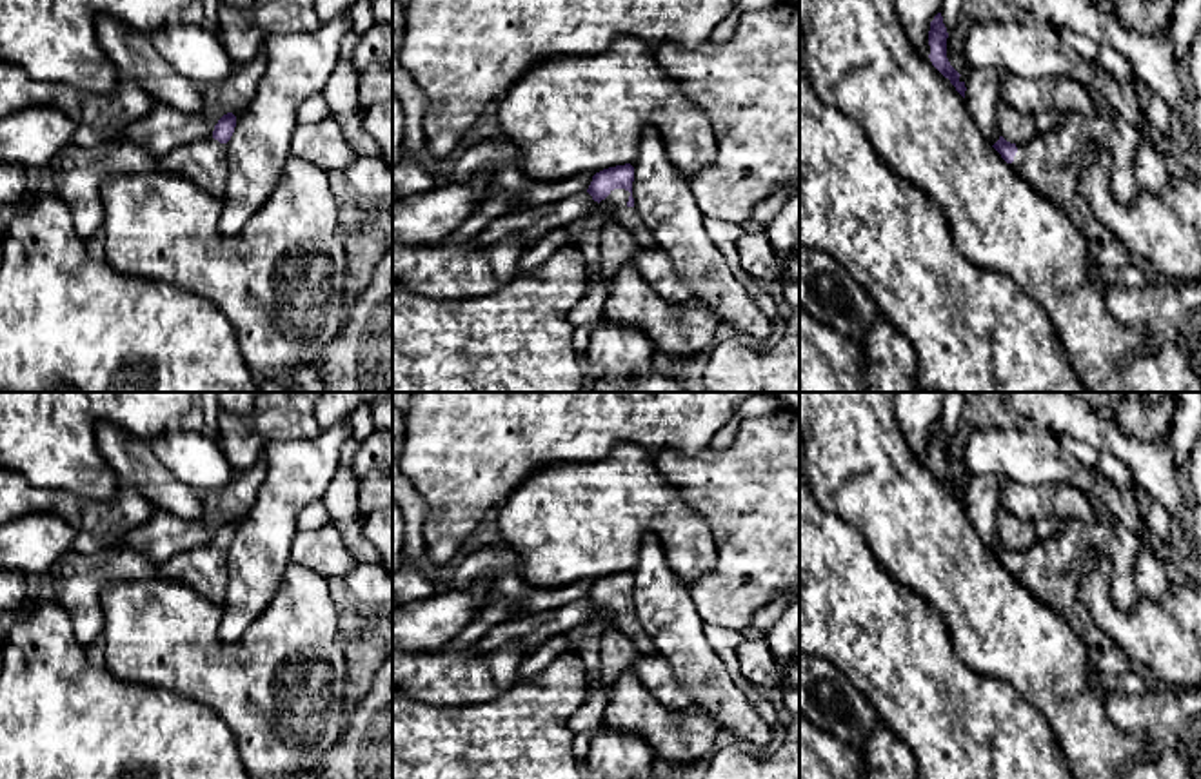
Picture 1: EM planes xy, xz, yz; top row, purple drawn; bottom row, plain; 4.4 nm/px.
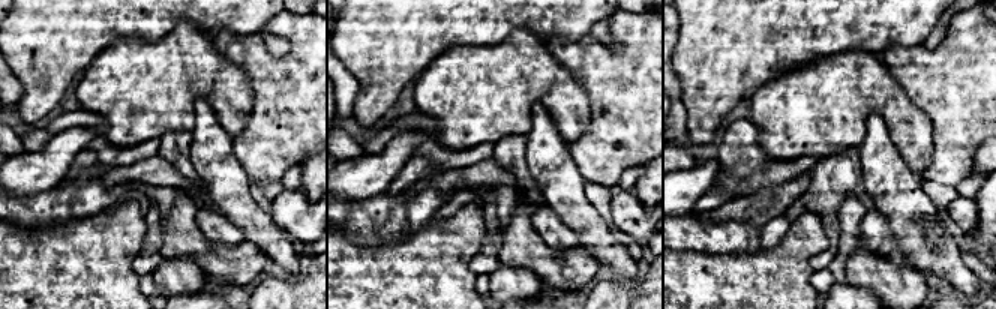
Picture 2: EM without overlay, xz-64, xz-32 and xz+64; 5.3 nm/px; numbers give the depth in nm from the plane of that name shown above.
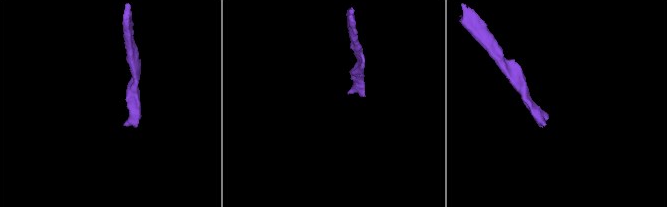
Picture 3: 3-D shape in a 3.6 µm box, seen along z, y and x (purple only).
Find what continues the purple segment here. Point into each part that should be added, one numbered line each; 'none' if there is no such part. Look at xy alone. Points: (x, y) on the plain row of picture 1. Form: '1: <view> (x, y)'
1: xy (204, 569)

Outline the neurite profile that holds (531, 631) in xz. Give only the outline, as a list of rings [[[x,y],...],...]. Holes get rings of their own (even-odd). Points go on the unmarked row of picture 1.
[[[587,597],[538,616],[521,608],[516,610],[512,617],[492,626],[474,646],[478,652],[489,656],[512,641],[520,641],[525,648],[525,656],[529,656],[549,639],[565,636],[578,625],[594,619],[596,614],[598,608],[594,608]]]

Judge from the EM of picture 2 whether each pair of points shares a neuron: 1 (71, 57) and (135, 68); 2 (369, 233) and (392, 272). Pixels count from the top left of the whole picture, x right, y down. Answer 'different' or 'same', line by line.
1: different
2: different

